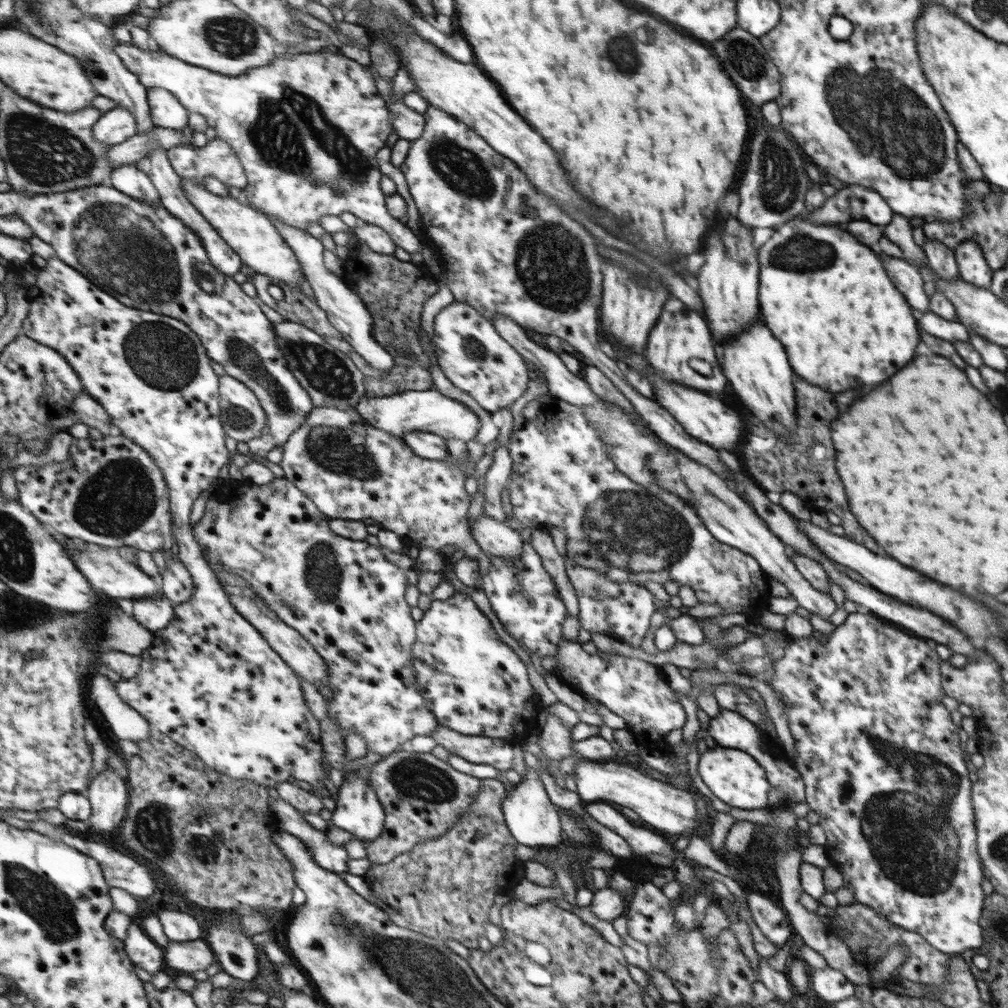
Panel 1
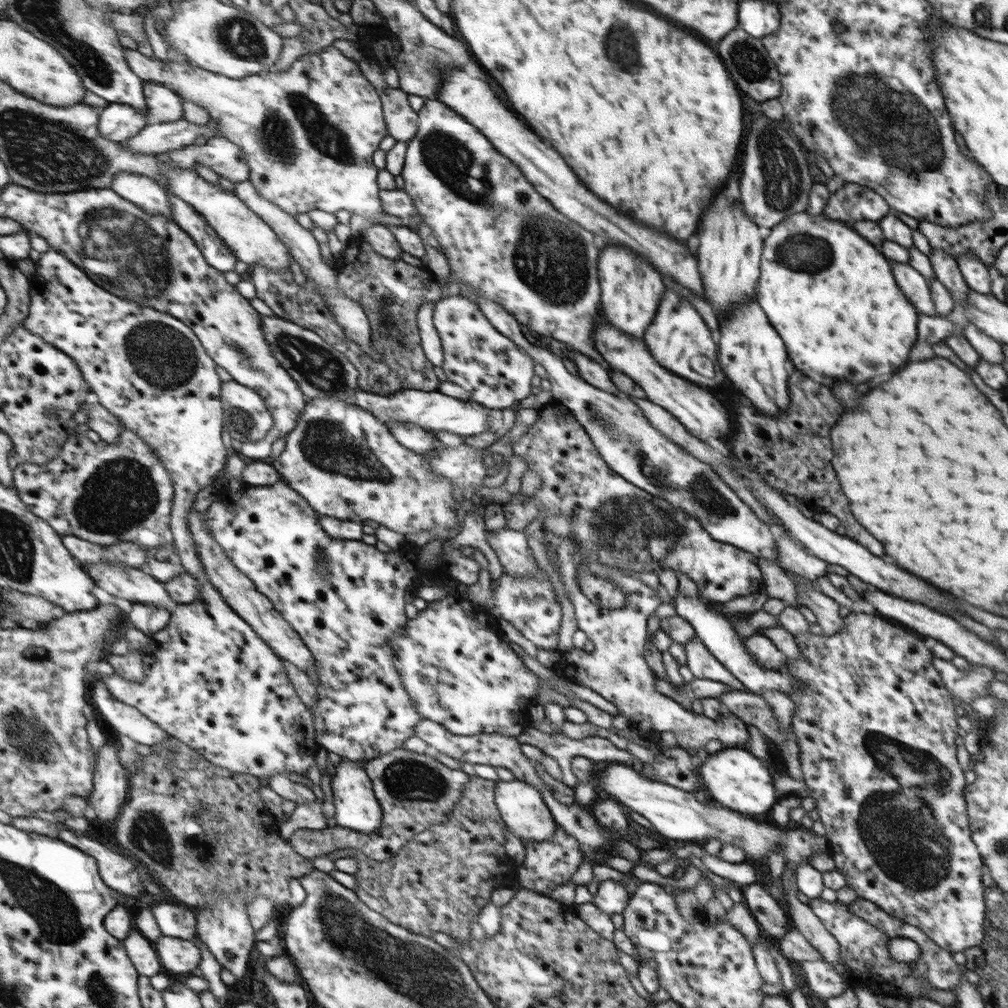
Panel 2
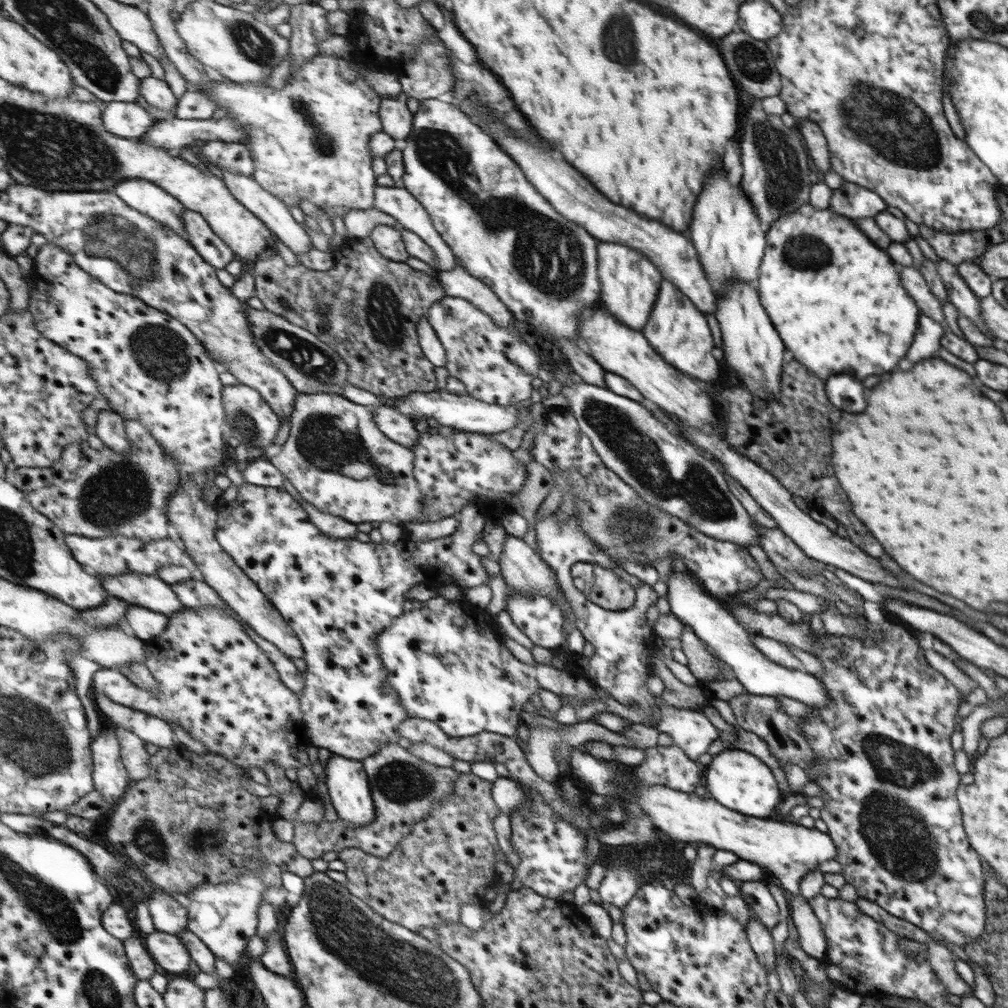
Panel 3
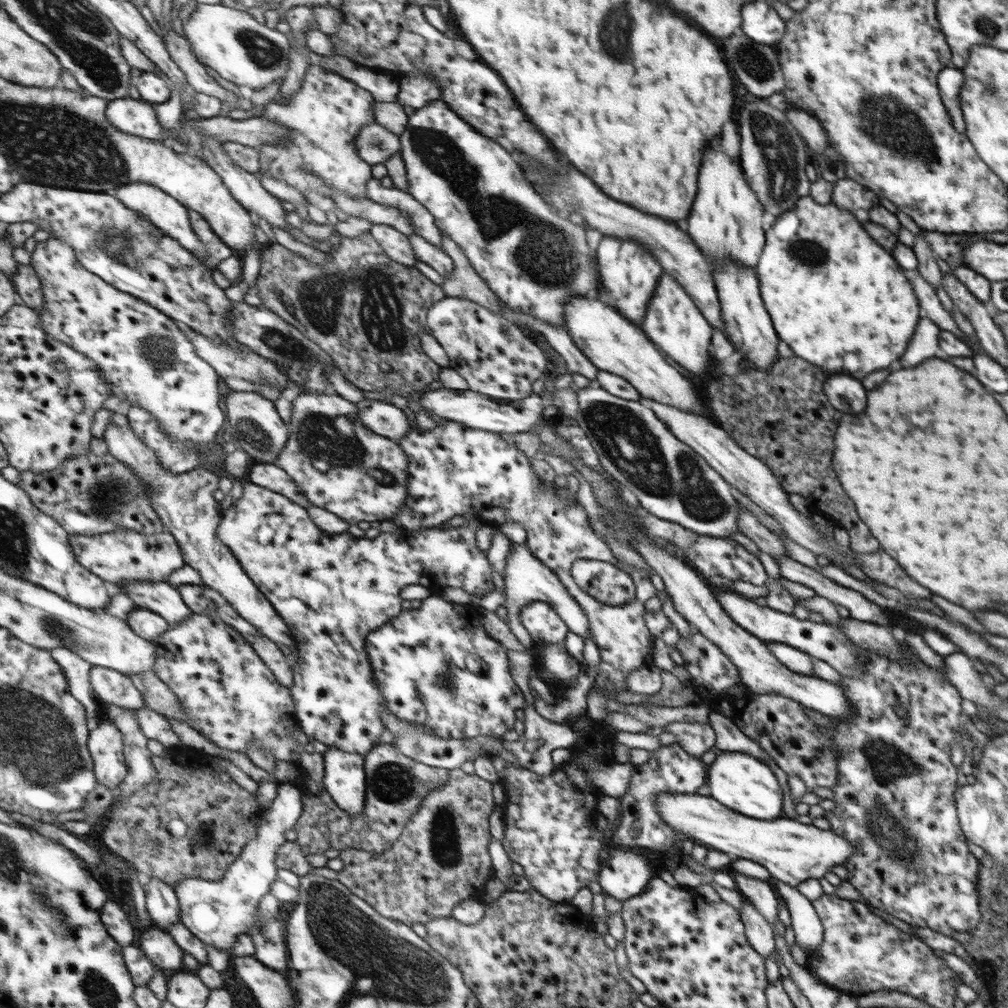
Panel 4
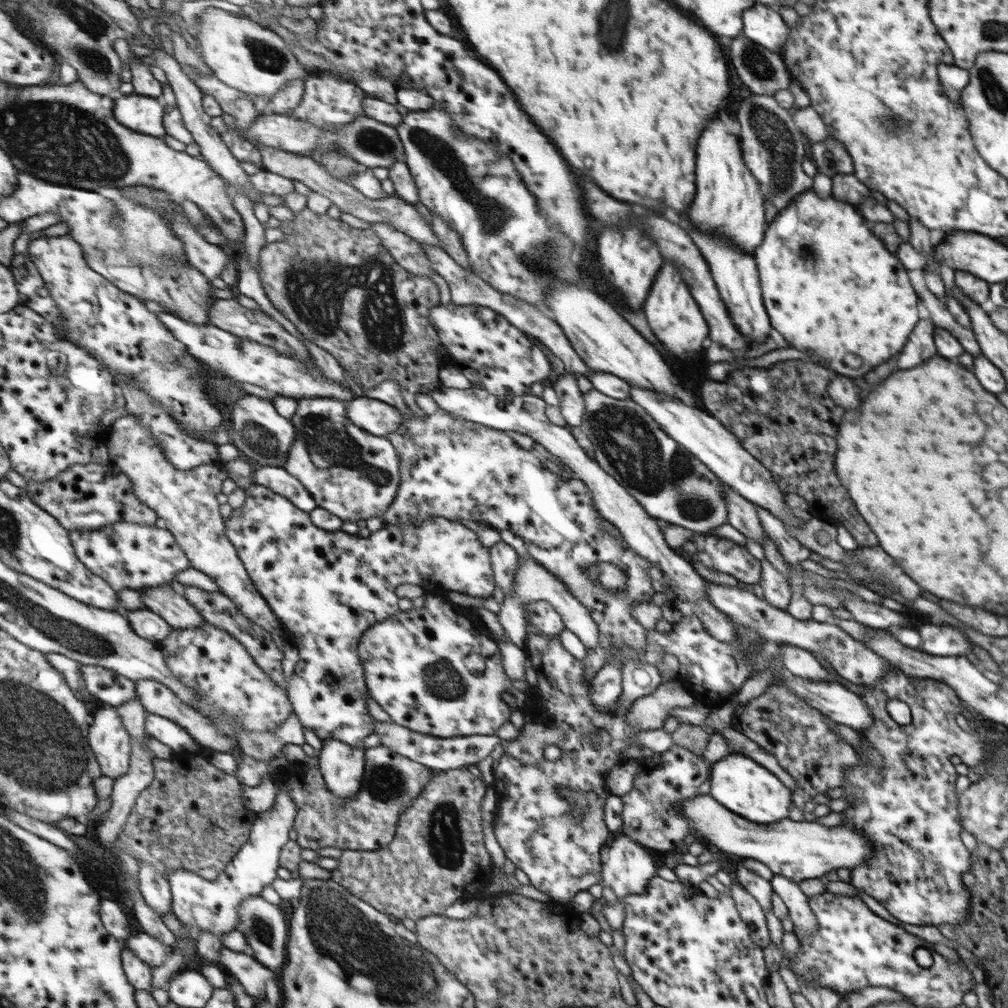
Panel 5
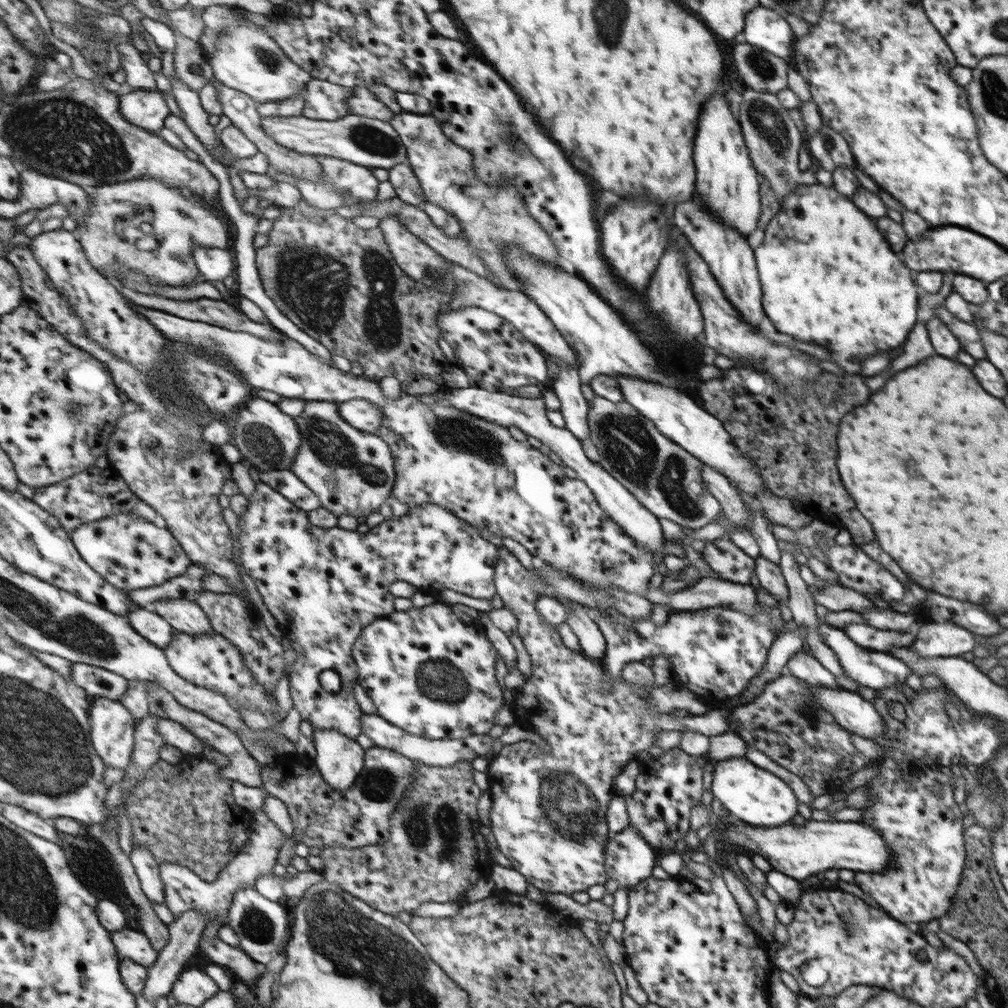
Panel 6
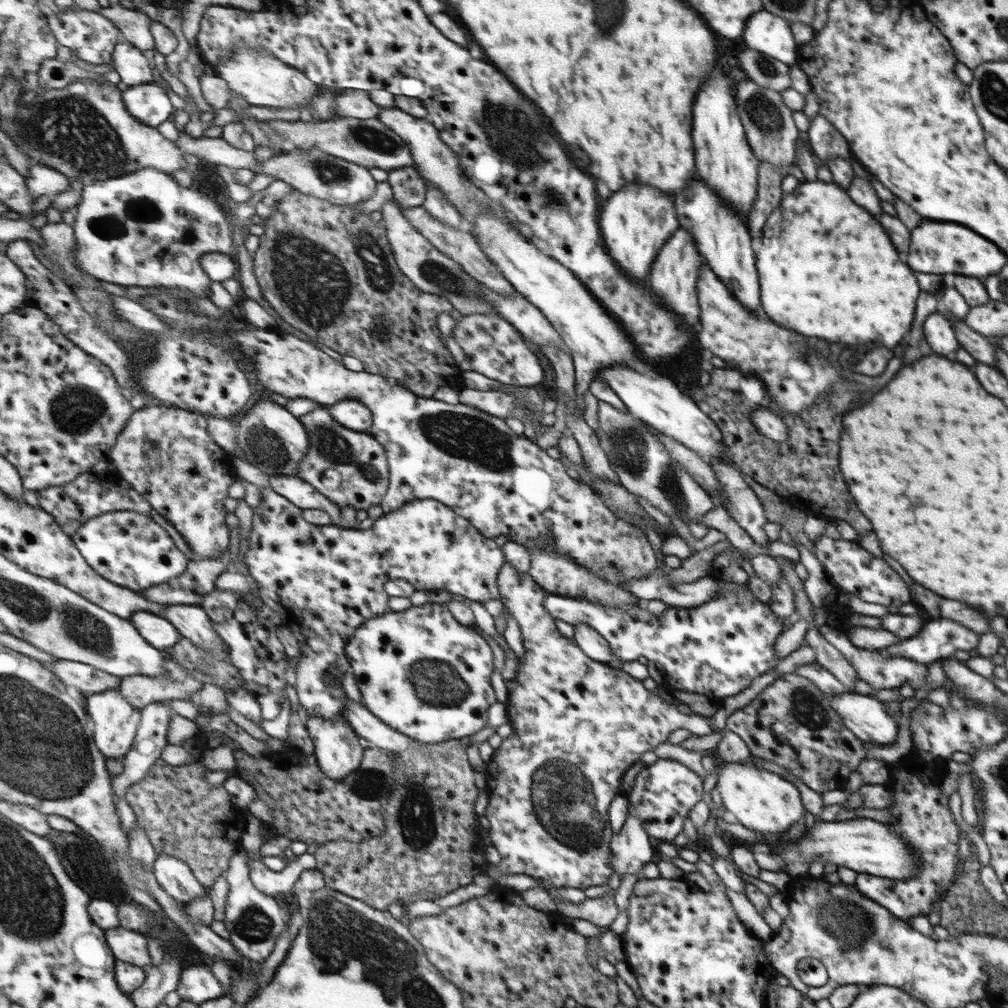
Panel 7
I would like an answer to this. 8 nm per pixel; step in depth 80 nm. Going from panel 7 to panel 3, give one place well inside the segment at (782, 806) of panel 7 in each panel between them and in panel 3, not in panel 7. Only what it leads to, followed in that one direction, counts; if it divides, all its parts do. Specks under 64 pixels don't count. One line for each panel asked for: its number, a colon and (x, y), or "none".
3: (737, 780)
4: (740, 782)
5: (742, 786)
6: (752, 794)

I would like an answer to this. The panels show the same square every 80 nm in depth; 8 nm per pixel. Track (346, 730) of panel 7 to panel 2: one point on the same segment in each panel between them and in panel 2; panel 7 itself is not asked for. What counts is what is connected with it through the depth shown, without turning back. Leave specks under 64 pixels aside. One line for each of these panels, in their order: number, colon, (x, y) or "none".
2: (356, 806)
3: (349, 789)
4: (345, 777)
5: (343, 765)
6: (340, 759)

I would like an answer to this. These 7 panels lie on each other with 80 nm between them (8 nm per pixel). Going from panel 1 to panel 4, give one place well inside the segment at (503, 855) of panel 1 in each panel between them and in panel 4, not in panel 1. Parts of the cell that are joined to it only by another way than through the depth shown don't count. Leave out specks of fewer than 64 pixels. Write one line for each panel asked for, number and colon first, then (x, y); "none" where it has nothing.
2: (439, 882)
3: (449, 860)
4: (442, 859)

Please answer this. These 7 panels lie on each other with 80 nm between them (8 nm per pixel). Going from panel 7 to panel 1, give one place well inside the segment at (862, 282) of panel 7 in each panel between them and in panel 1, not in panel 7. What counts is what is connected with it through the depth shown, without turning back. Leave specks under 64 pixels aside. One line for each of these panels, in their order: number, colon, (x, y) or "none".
1: (843, 323)
2: (832, 297)
3: (835, 299)
4: (849, 295)
5: (831, 288)
6: (829, 278)

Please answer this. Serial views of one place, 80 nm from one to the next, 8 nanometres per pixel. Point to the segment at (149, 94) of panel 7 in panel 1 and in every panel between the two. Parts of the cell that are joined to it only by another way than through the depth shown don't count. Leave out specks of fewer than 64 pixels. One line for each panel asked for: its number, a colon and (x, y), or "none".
1: (116, 126)
2: (119, 122)
3: (126, 119)
4: (135, 117)
5: (144, 114)
6: (146, 108)

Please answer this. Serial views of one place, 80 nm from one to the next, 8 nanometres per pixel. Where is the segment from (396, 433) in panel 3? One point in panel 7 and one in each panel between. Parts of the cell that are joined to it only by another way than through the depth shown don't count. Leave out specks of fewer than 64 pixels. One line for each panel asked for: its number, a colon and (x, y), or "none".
4: (383, 418)
5: (372, 415)
6: (363, 414)
7: (353, 414)

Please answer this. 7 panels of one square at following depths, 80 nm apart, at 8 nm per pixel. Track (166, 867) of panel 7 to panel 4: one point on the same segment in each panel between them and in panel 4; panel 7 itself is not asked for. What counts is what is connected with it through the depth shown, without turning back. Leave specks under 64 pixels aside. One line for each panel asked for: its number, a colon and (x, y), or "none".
4: (218, 912)
5: (214, 906)
6: (185, 890)

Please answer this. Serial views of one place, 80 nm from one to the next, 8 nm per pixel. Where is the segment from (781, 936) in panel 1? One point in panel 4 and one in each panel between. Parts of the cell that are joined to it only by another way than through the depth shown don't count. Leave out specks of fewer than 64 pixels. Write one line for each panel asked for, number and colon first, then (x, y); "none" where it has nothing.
2: (771, 918)
3: (762, 906)
4: (761, 895)

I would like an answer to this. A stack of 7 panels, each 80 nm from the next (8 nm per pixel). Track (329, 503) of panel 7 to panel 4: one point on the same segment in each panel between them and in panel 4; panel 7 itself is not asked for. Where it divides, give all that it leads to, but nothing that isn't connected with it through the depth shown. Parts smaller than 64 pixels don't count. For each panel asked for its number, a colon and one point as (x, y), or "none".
4: (271, 476)
5: (282, 481)
6: (286, 482)

